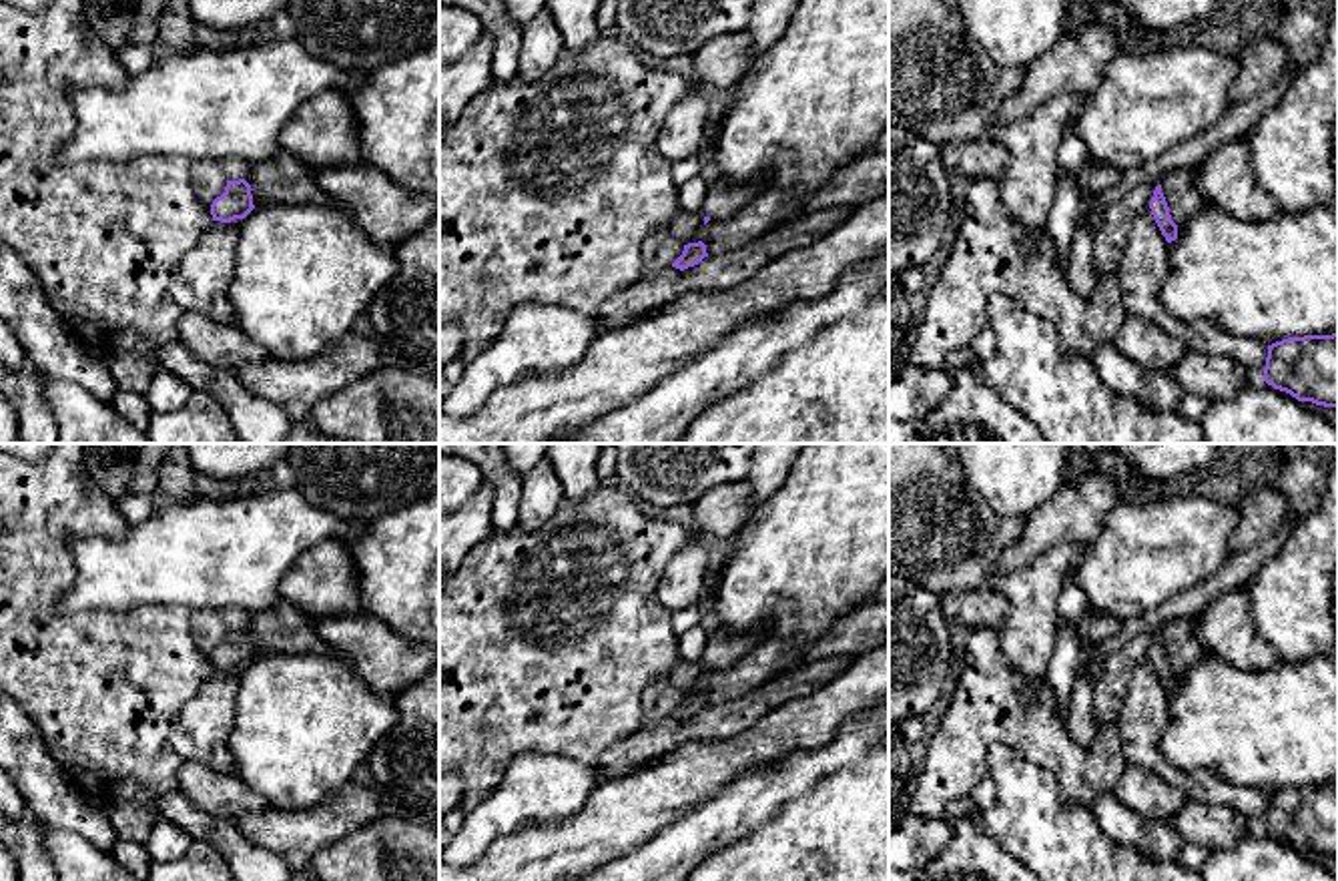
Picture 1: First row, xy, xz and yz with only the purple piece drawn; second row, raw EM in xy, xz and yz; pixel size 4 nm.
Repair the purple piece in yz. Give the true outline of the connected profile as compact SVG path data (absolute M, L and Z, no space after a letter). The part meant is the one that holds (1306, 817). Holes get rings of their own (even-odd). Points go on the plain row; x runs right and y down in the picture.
M1338 783L1268 795L1264 831L1298 851L1338 857Z

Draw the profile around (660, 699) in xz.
M670 678L654 680L644 692L642 718L644 722L658 722L682 704L684 692L680 692Z

